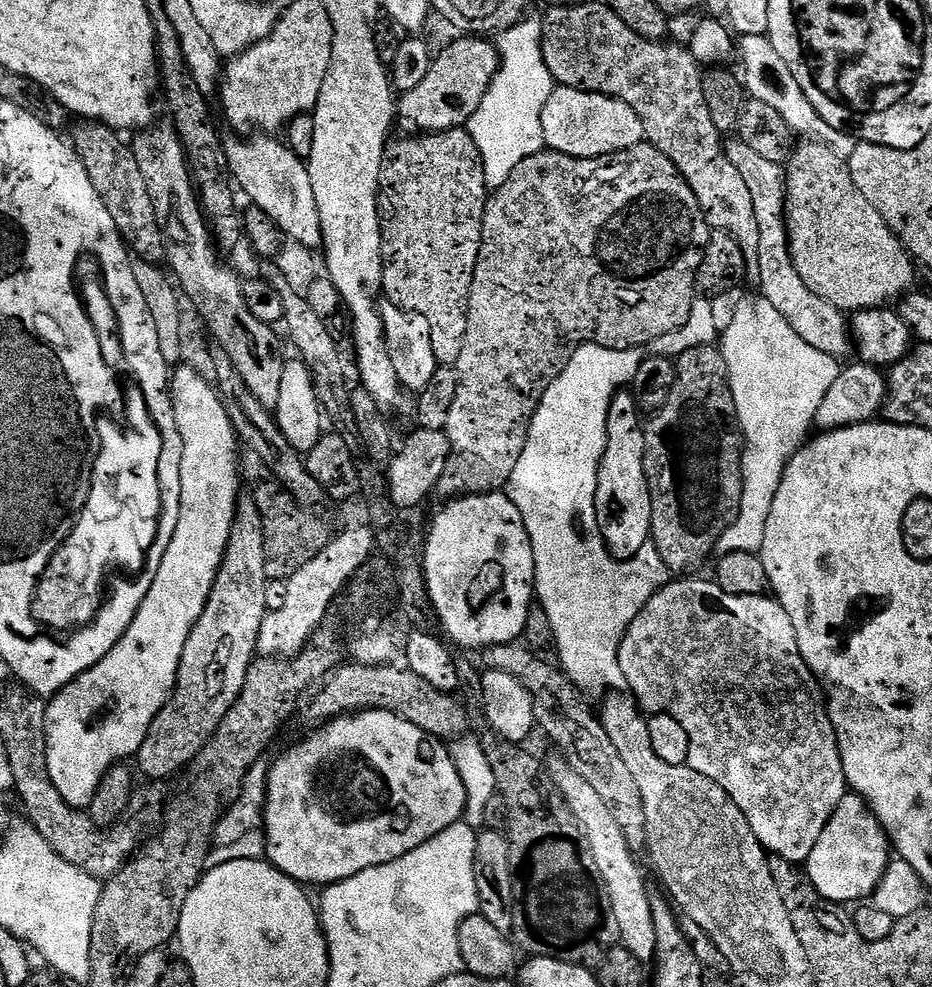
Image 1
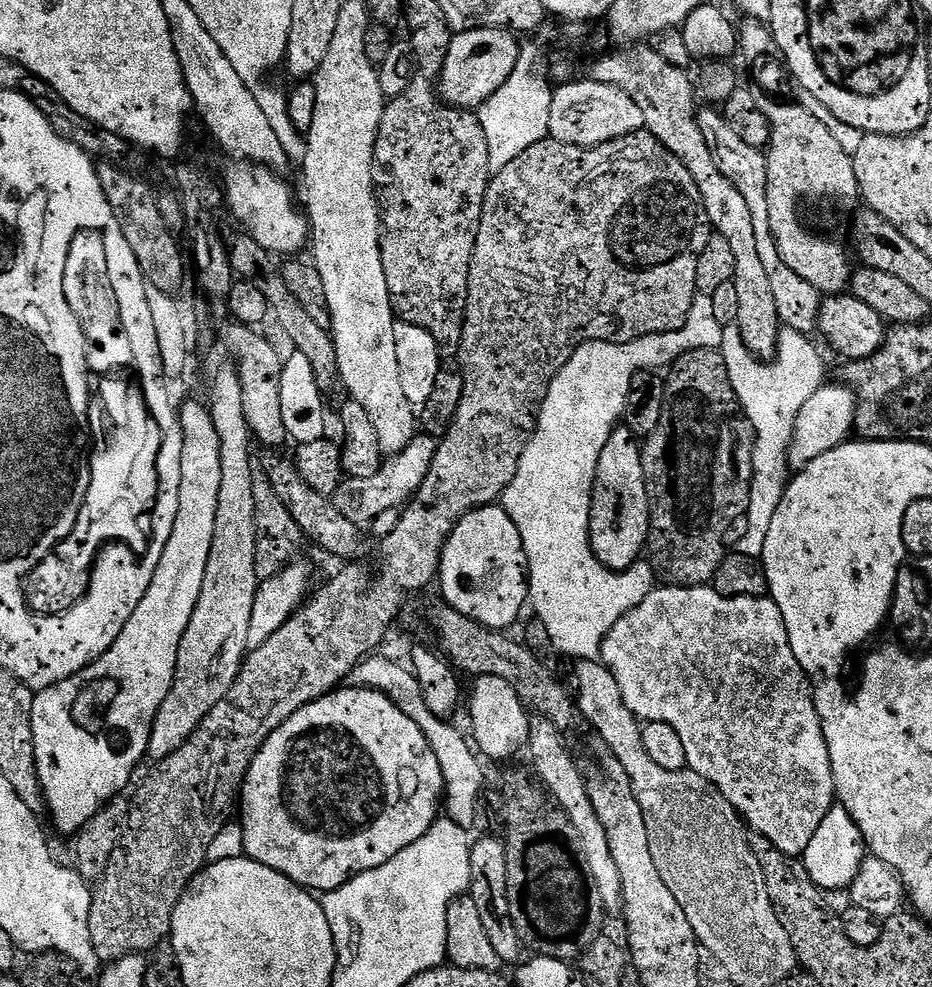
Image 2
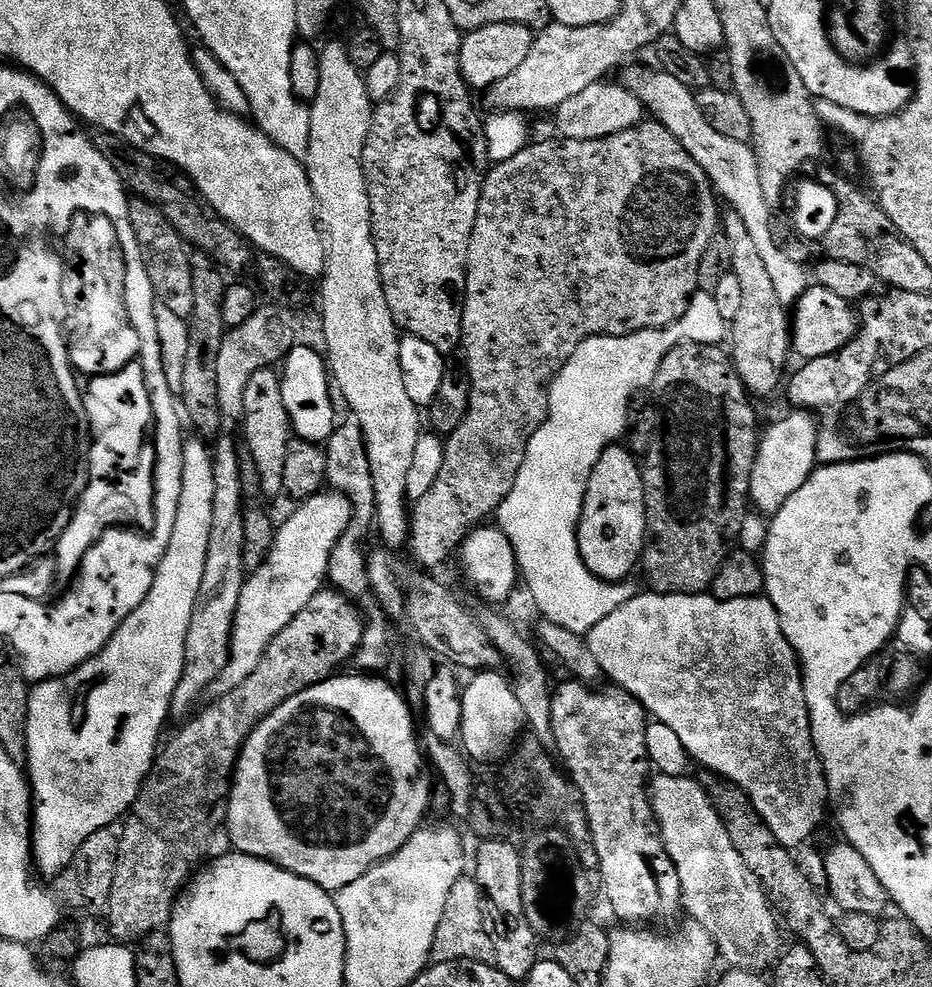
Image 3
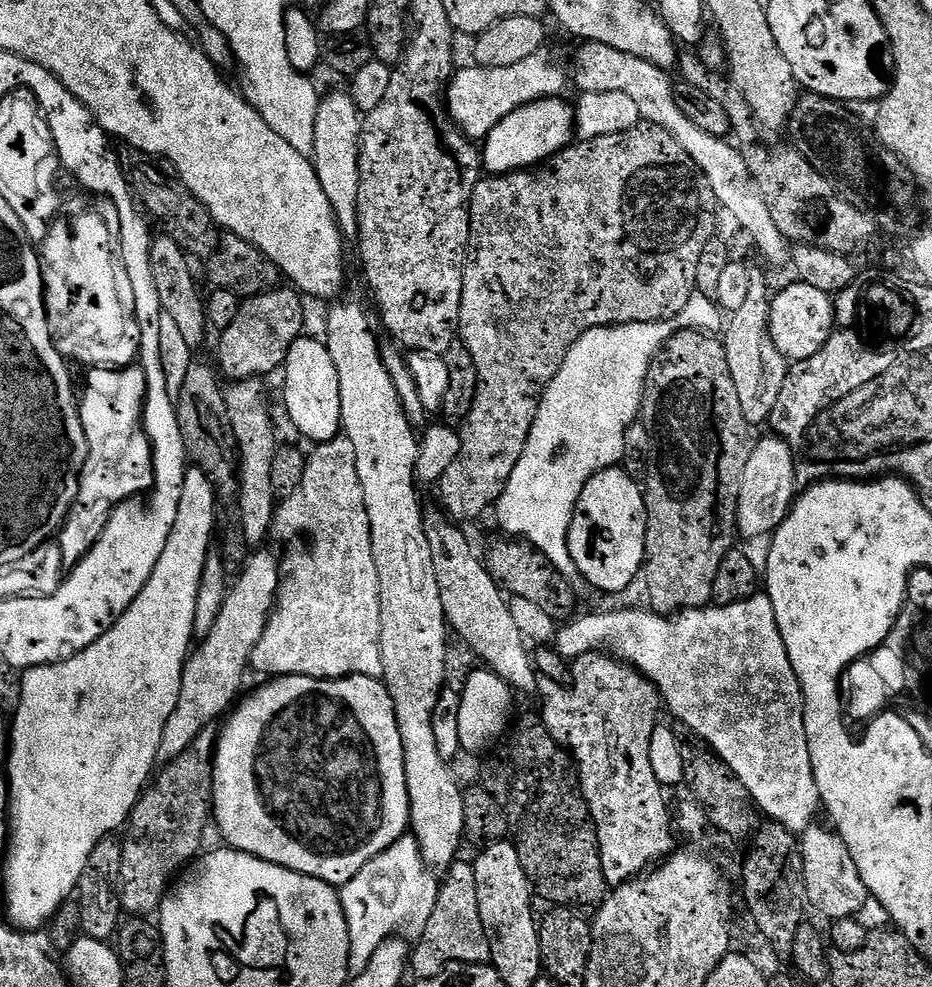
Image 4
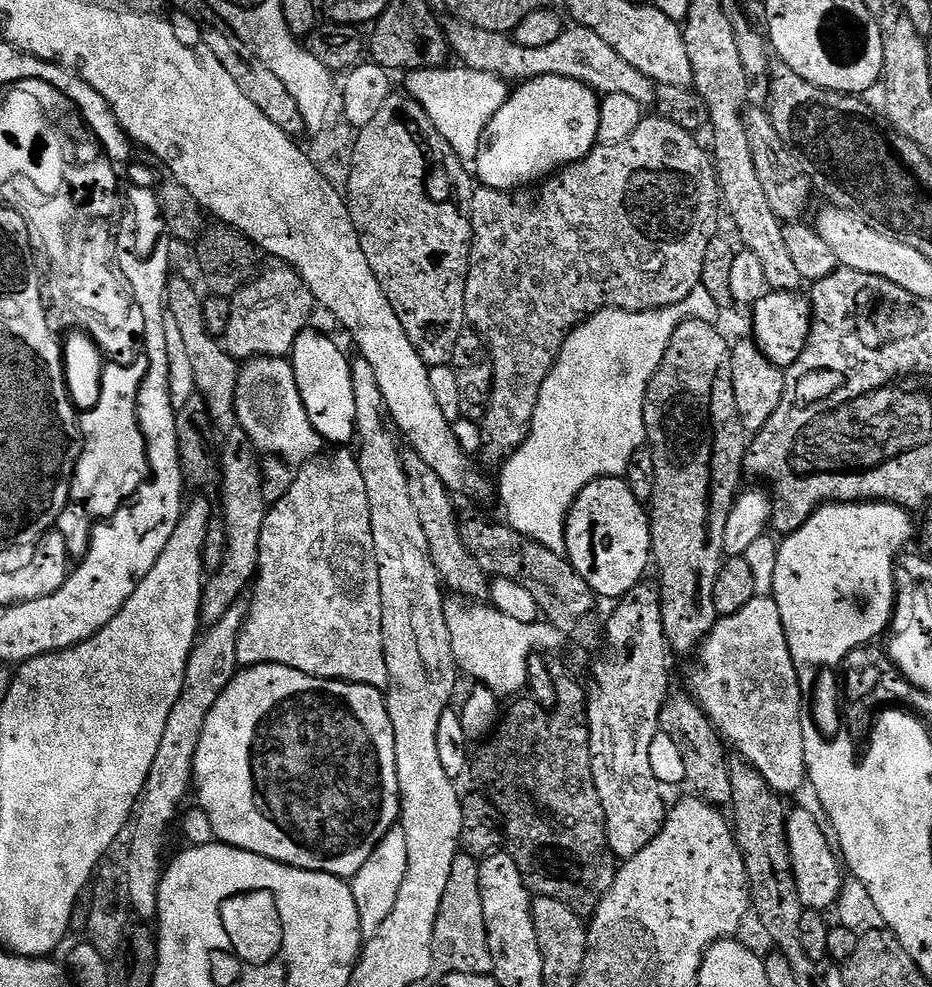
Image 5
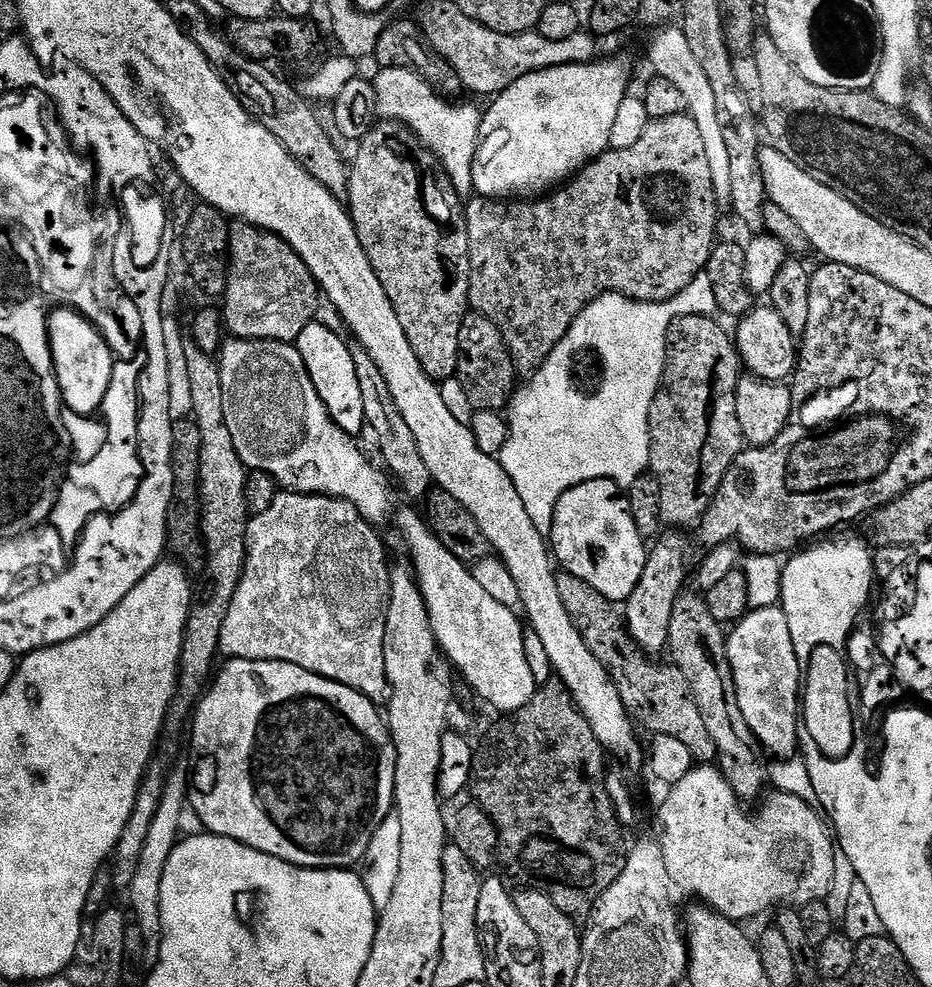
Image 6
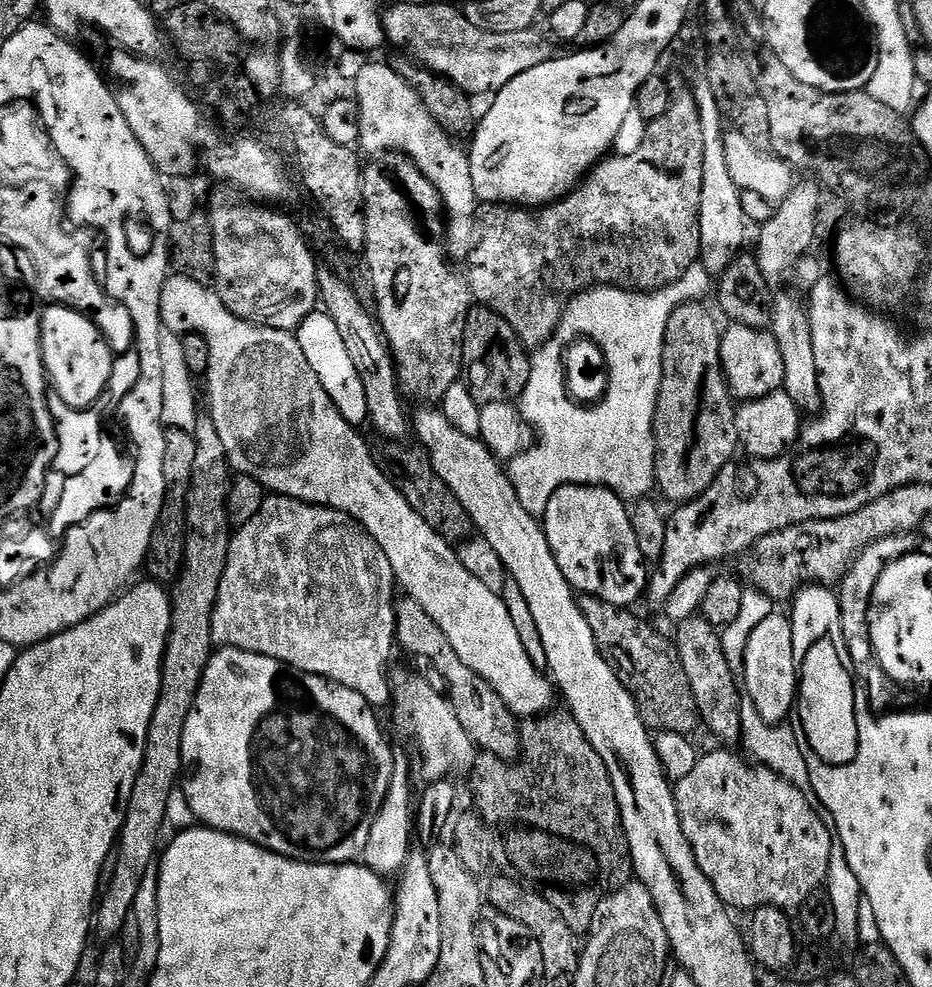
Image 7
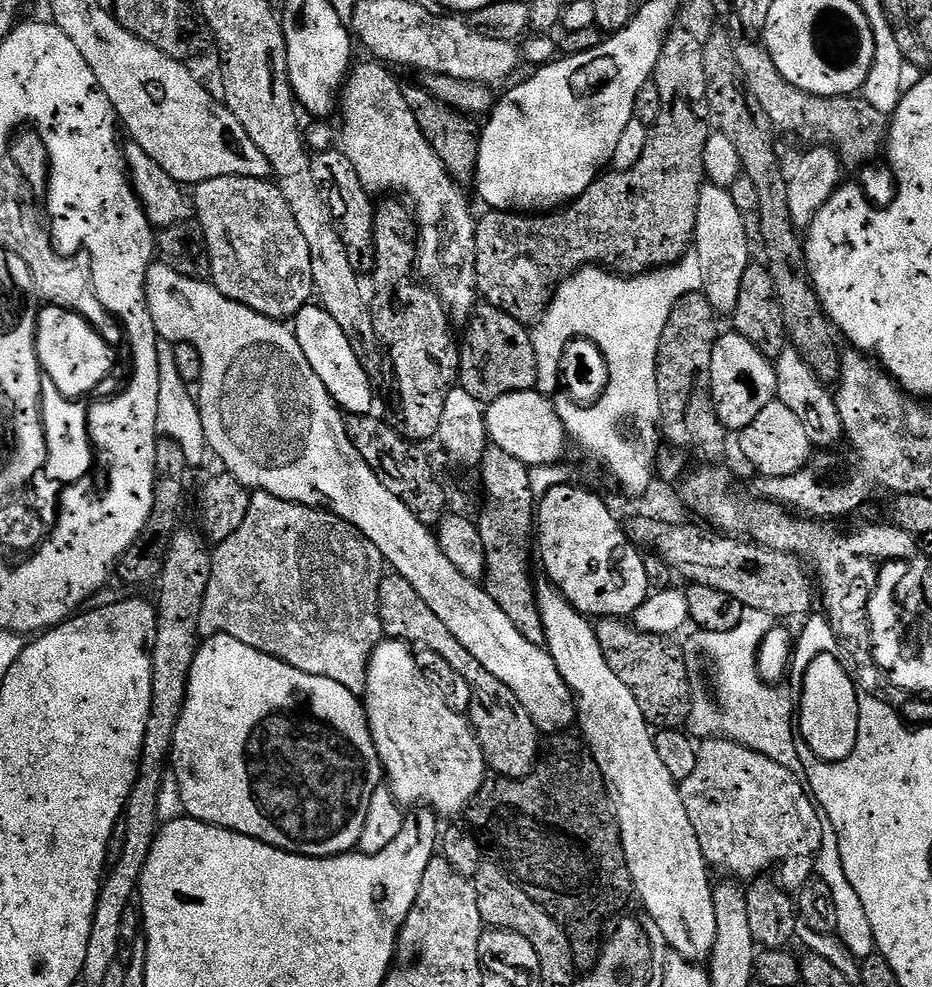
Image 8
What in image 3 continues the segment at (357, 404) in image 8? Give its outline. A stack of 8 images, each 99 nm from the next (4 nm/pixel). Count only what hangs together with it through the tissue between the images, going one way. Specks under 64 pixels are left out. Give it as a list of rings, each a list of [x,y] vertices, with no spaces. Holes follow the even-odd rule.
[[[304,342],[297,343],[282,361],[282,404],[284,400],[284,408],[292,419],[291,431],[299,439],[323,445],[332,437],[338,423],[336,408],[332,405],[332,392],[334,396],[325,357],[321,353],[319,356],[314,349],[307,348]]]

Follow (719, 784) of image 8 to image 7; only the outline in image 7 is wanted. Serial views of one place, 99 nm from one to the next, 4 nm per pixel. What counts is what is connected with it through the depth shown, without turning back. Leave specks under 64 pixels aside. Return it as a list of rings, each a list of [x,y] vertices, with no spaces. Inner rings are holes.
[[[720,751],[724,752],[708,752],[705,756],[703,753],[697,759],[694,770],[674,784],[680,825],[694,850],[698,866],[714,886],[720,901],[728,905],[729,909],[798,910],[802,902],[810,898],[810,894],[821,891],[828,879],[833,833],[825,817],[814,807],[813,801],[789,780],[747,759],[739,760],[732,753],[735,751]]]

